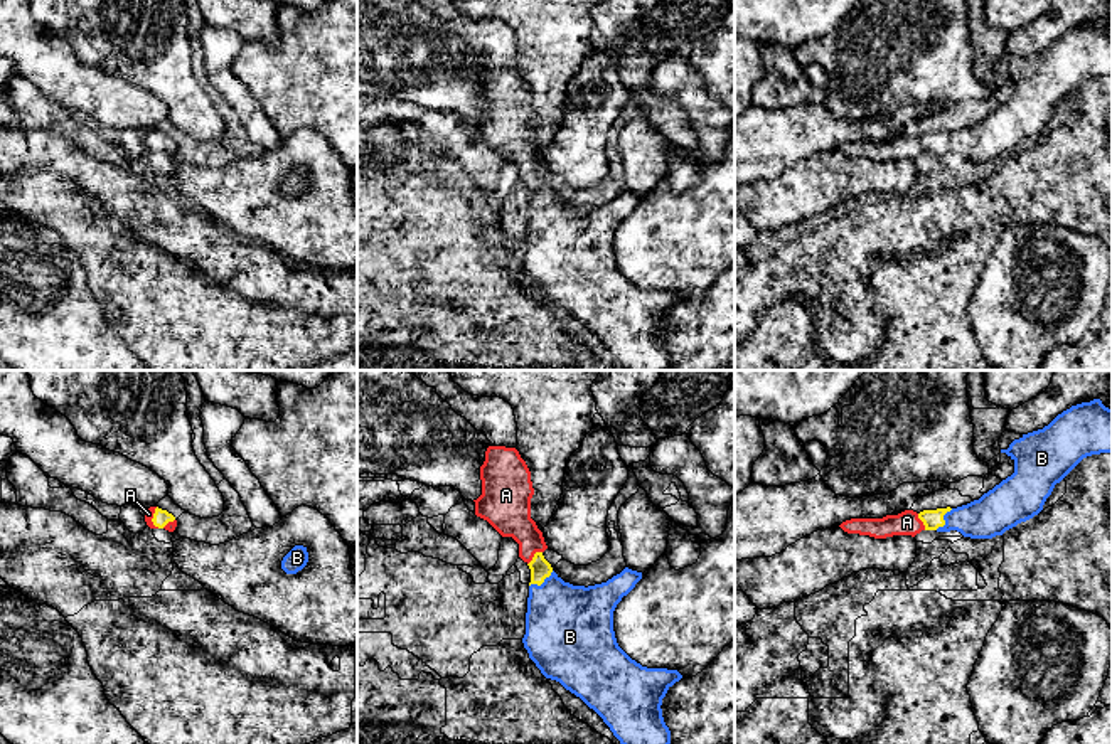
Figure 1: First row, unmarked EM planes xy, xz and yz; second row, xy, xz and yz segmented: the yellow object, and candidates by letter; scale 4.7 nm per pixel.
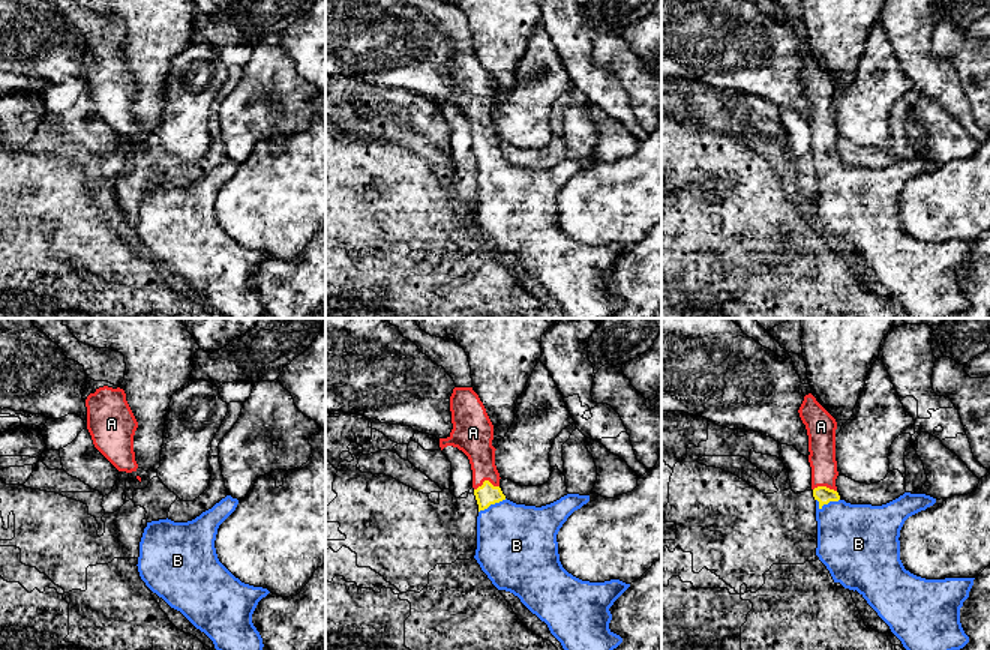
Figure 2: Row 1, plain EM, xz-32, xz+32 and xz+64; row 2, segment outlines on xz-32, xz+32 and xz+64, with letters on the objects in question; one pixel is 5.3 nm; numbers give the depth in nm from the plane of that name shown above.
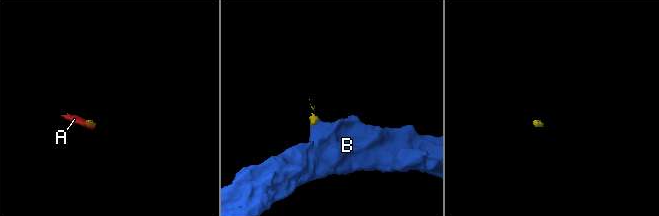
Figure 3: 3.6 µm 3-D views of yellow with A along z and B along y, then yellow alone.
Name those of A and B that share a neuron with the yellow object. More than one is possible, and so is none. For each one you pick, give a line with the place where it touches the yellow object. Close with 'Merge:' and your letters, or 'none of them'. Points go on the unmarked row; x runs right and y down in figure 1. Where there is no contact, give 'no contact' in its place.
A: meets yellow in xy at (154, 140)
B: meets yellow in xz at (541, 206)
Merge: A, B

